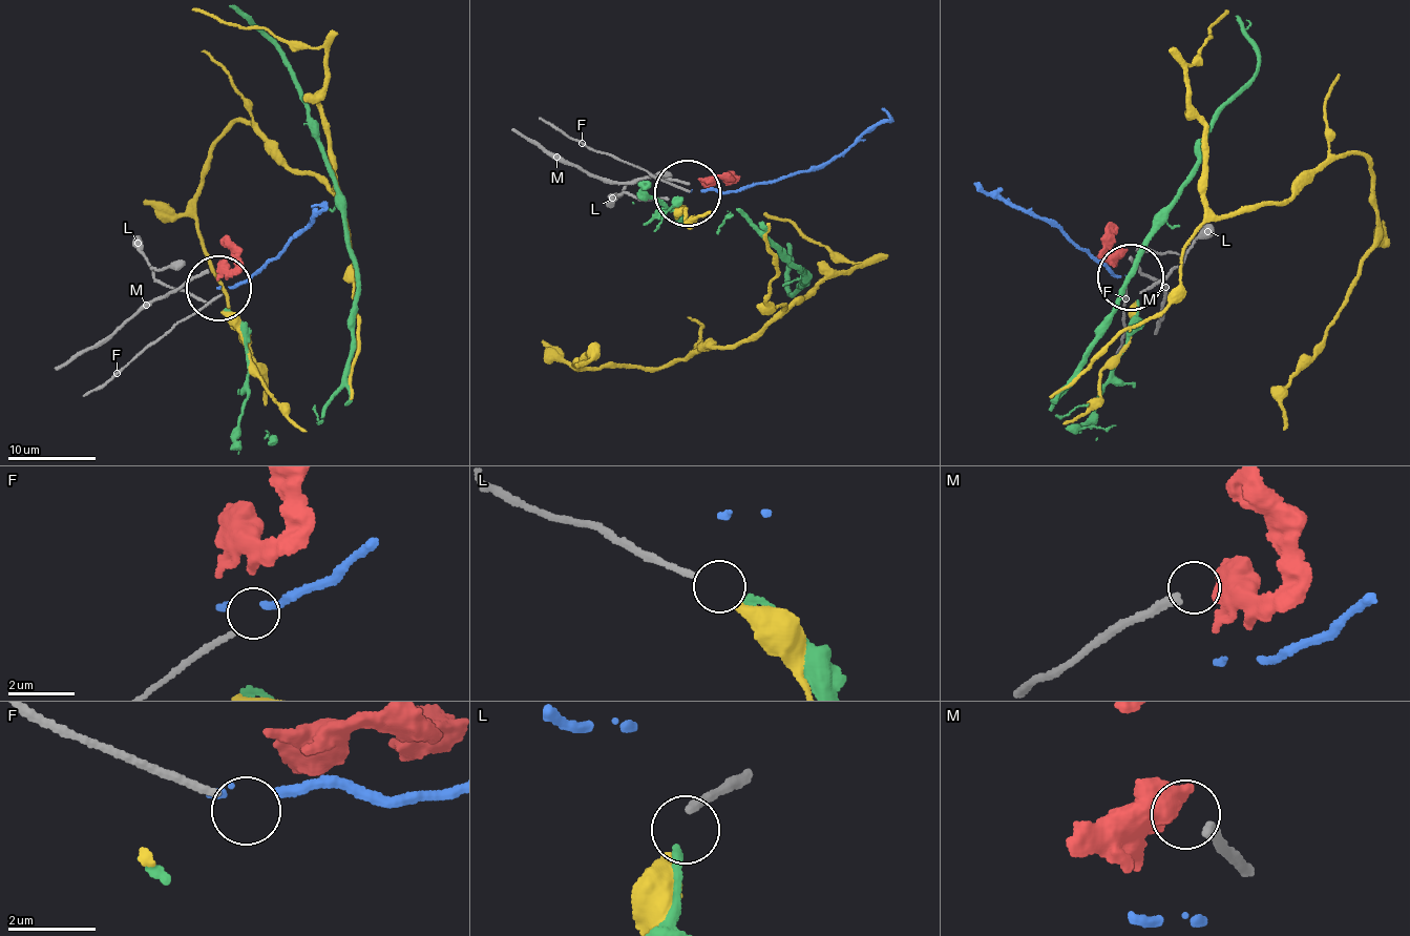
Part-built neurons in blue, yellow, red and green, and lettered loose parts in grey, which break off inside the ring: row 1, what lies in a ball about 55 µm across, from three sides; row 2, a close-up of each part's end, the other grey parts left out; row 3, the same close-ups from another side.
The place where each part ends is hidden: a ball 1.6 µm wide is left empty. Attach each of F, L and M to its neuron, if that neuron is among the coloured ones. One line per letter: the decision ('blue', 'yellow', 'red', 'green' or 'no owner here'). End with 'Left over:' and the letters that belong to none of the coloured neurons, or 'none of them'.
F: no owner here
L: yellow
M: red
Left over: F

